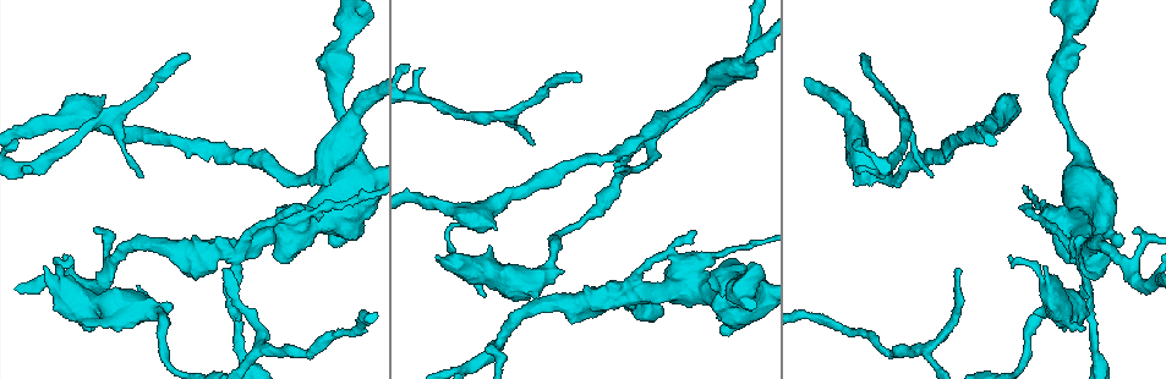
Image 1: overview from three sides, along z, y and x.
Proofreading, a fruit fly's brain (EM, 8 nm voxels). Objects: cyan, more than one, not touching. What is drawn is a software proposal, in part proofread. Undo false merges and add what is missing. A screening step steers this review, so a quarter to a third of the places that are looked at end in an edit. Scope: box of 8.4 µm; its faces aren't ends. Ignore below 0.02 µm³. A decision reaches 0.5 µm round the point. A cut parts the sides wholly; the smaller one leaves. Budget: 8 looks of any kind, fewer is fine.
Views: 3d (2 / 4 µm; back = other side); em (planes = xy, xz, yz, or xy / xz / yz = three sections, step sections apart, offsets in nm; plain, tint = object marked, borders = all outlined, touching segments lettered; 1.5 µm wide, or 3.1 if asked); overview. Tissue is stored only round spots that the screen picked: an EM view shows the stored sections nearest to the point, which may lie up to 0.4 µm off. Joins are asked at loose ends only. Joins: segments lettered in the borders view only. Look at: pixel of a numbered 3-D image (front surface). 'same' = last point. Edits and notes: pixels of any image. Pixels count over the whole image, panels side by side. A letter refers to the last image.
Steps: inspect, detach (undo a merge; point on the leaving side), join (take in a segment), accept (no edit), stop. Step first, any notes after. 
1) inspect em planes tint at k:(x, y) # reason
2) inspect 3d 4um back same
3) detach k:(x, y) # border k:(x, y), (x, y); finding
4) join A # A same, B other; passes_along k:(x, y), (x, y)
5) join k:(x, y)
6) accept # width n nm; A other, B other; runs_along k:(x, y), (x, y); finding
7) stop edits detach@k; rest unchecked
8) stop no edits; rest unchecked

inspect em planes borders at 1:(578, 78) # an open end

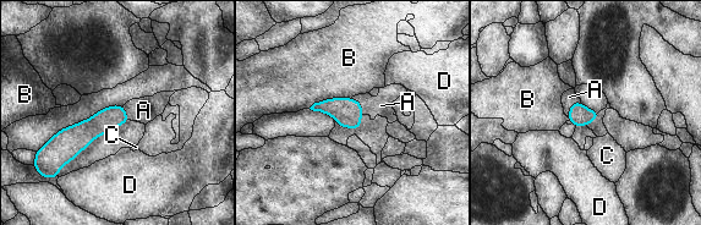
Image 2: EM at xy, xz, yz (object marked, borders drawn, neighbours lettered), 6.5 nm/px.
join A # A same, B other, C other, D other; passes_along 2:(579, 115), (570, 106), (569, 97); the cell continues

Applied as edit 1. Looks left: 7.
inspect overview # see it whole again

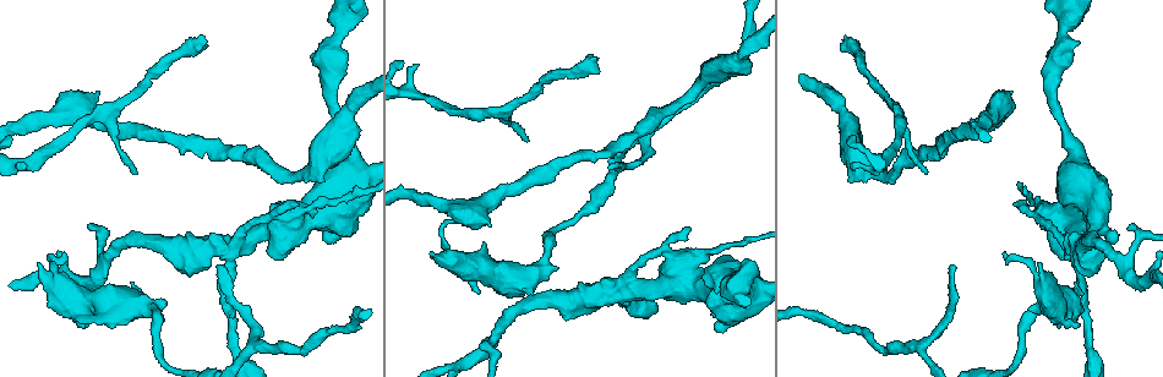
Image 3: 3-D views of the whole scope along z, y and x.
inspect 3d 2um at 3:(632, 305)

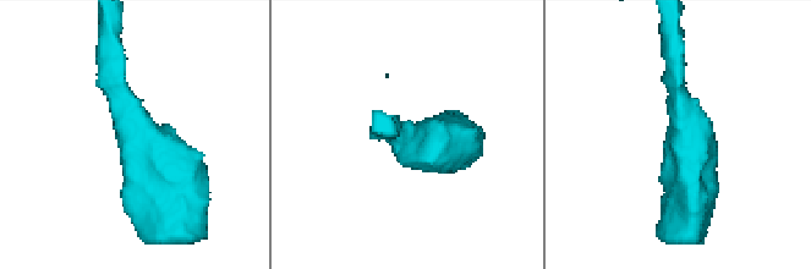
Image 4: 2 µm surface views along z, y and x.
inspect em xy step 8 tint at 4:(685, 117) # need the tissue

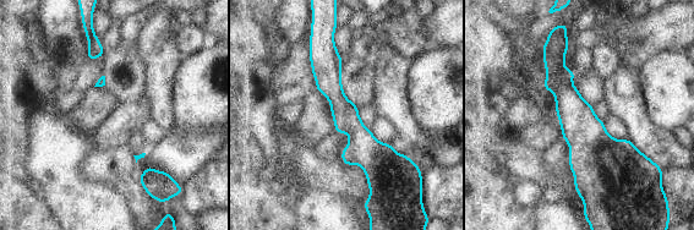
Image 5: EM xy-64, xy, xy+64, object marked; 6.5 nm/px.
inspect em planes borders same

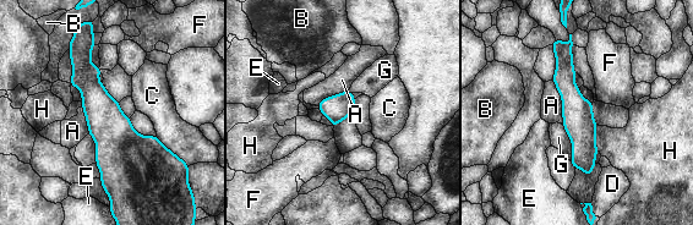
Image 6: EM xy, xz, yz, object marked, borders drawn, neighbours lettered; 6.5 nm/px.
accept # longest_contact A 300 nm; A other, B other, C other, D other, E other, F other, G other, H other; runs_along 6:(568, 49), (566, 86), (588, 171); one cell here

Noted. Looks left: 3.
inspect 3d 4um at 3:(85, 328) # free end

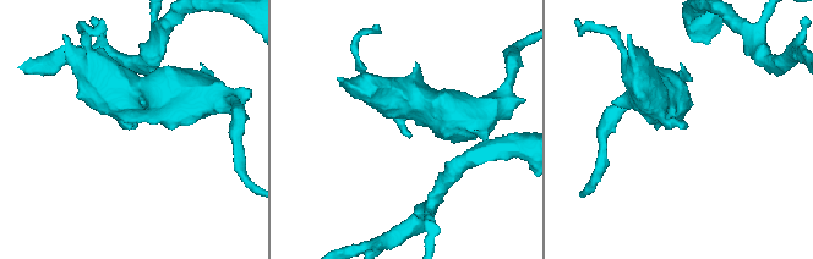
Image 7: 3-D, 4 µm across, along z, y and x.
inspect em planes borders at 7:(683, 127)

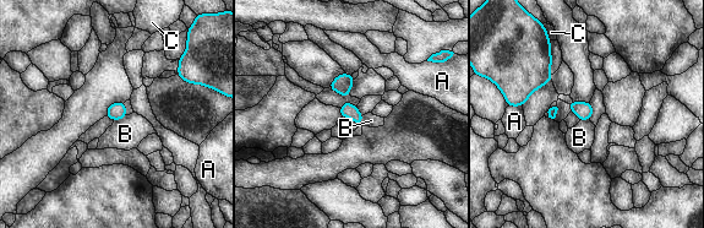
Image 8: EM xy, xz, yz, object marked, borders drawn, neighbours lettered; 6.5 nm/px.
accept # longest_contact B 110 nm; A other, B other, C other; none of them fits

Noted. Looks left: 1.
stop edits join@2; rest unchecked

